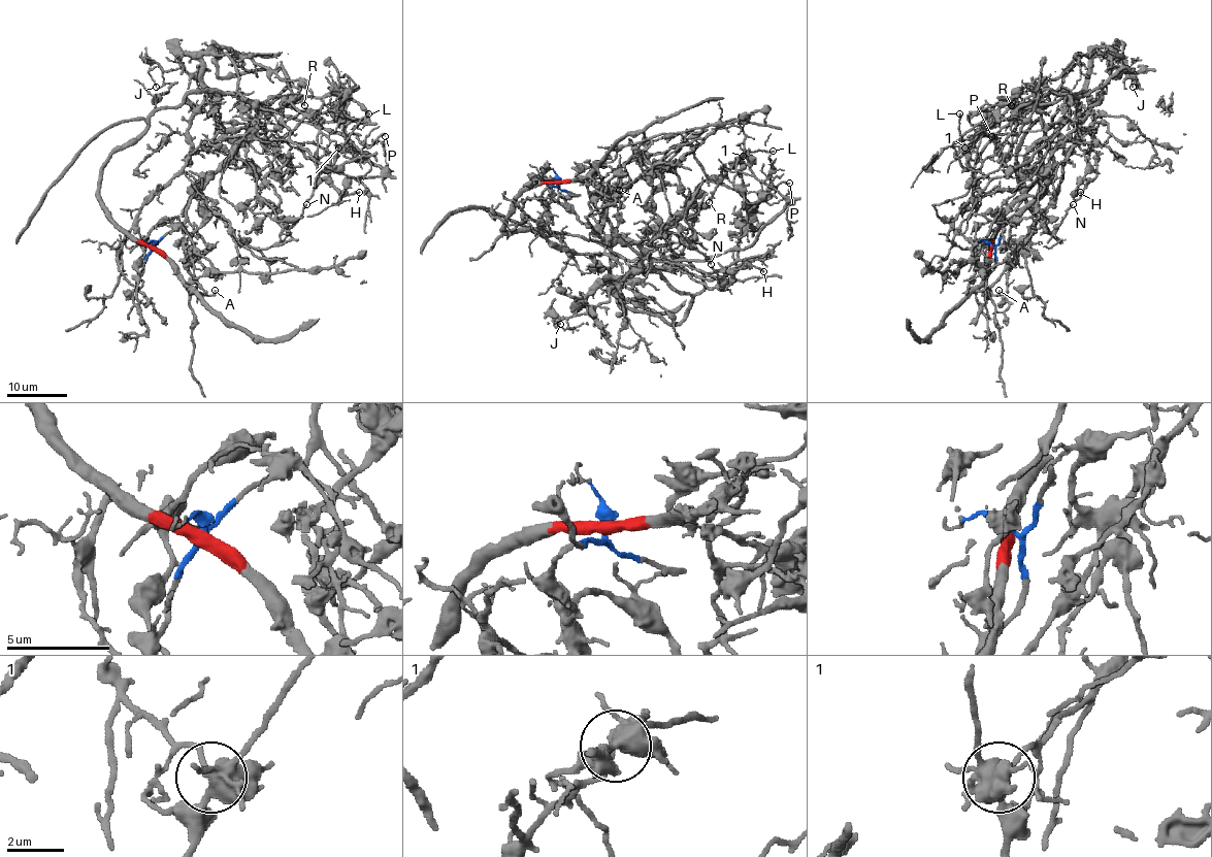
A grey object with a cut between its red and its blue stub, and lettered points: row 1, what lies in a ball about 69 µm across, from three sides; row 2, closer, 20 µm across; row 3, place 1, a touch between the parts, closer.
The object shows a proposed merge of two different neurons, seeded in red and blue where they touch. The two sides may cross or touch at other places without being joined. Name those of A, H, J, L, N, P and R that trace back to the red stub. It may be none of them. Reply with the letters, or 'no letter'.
A, L

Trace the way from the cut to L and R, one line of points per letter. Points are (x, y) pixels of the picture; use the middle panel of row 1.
L: (557, 183), (532, 183), (503, 230), (706, 260), (745, 249), (785, 205), (735, 164), (773, 151)
R: (557, 183), (549, 186), (541, 167), (543, 234), (587, 254), (609, 282), (669, 262), (709, 202)

